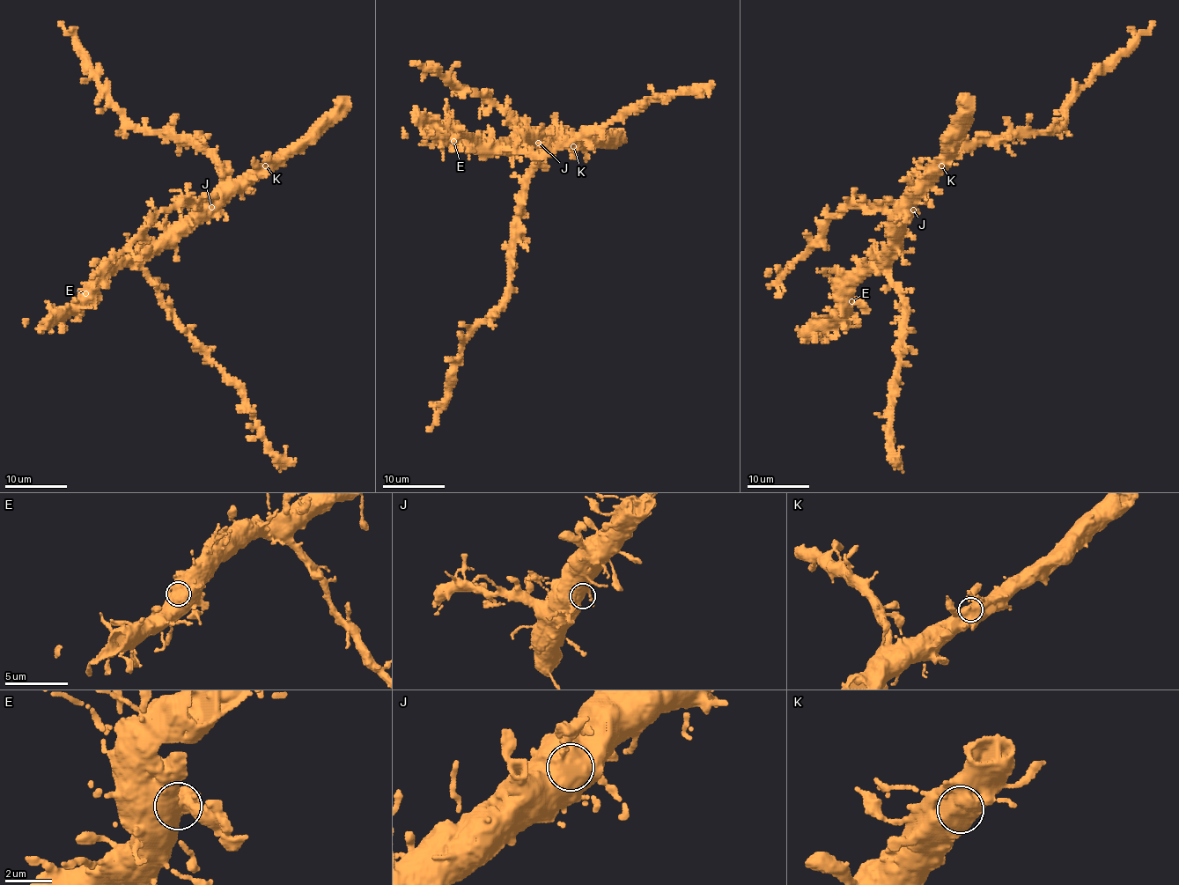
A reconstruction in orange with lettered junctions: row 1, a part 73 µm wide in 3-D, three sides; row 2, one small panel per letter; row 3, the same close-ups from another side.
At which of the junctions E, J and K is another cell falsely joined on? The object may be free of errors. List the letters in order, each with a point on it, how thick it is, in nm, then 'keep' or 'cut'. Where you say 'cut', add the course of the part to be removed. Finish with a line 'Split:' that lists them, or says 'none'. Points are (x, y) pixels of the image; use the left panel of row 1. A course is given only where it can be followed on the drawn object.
E: place (85, 293); calibre 800 nm; keep
J: place (211, 207); calibre 700 nm; keep
K: place (265, 165); calibre 800 nm; keep
Split: none

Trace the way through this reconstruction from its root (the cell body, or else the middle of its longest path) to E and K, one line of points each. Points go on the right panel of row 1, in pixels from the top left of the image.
E: (915, 200), (902, 224), (895, 231), (882, 256), (879, 256), (880, 264), (847, 285), (852, 301)
K: (915, 200), (919, 200), (924, 188), (931, 188), (941, 165)

